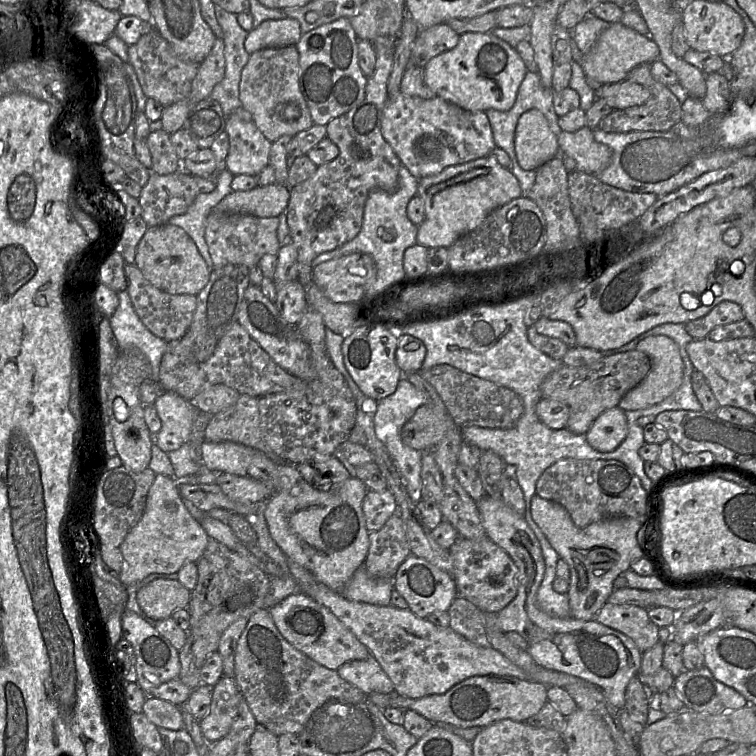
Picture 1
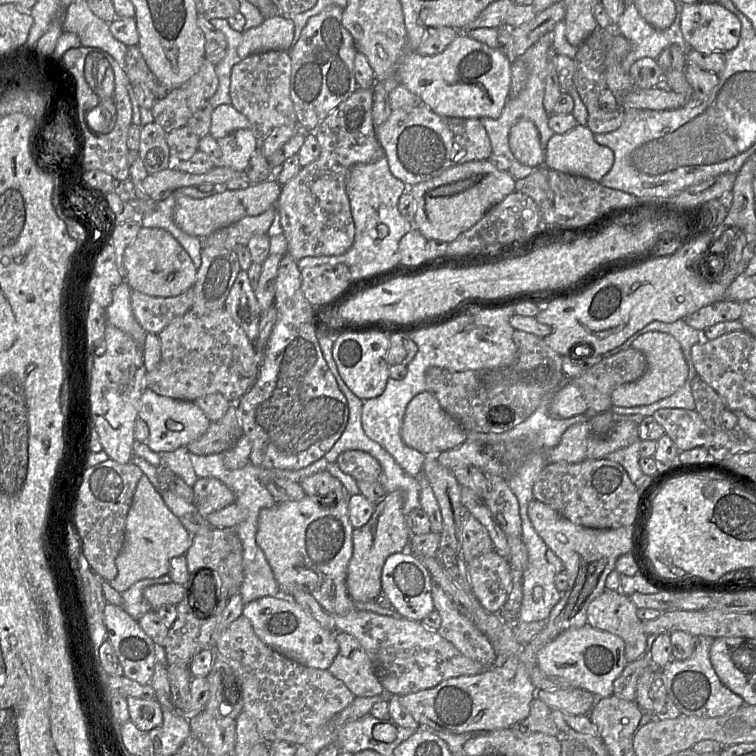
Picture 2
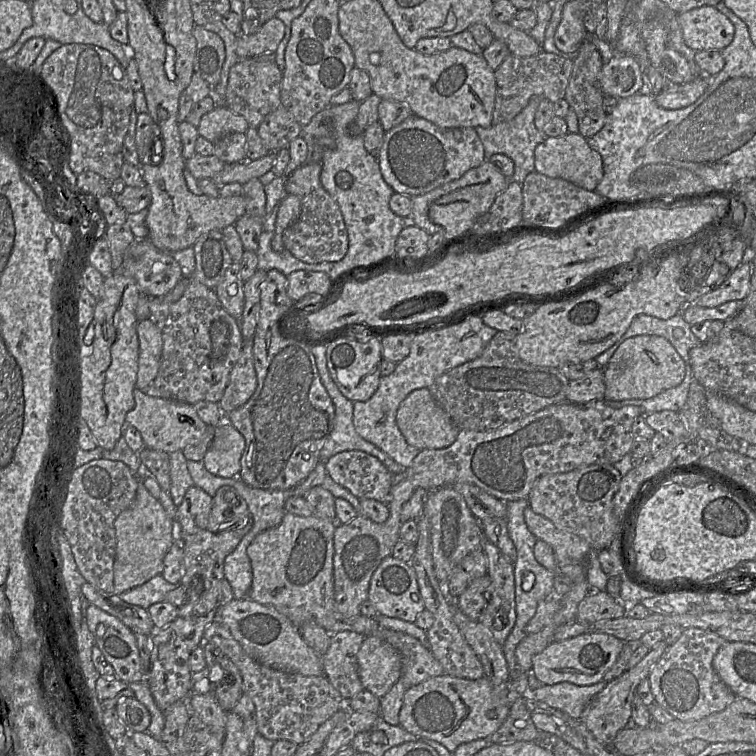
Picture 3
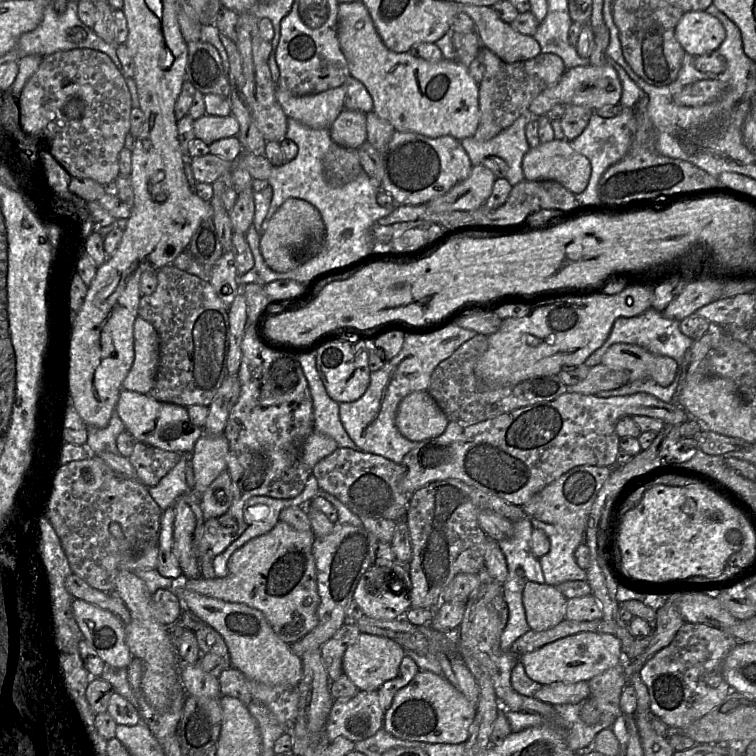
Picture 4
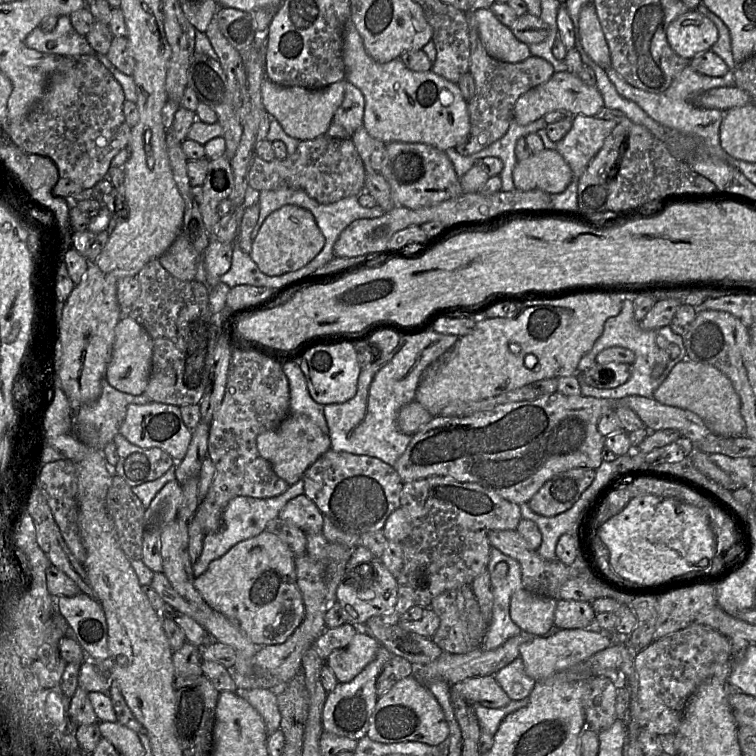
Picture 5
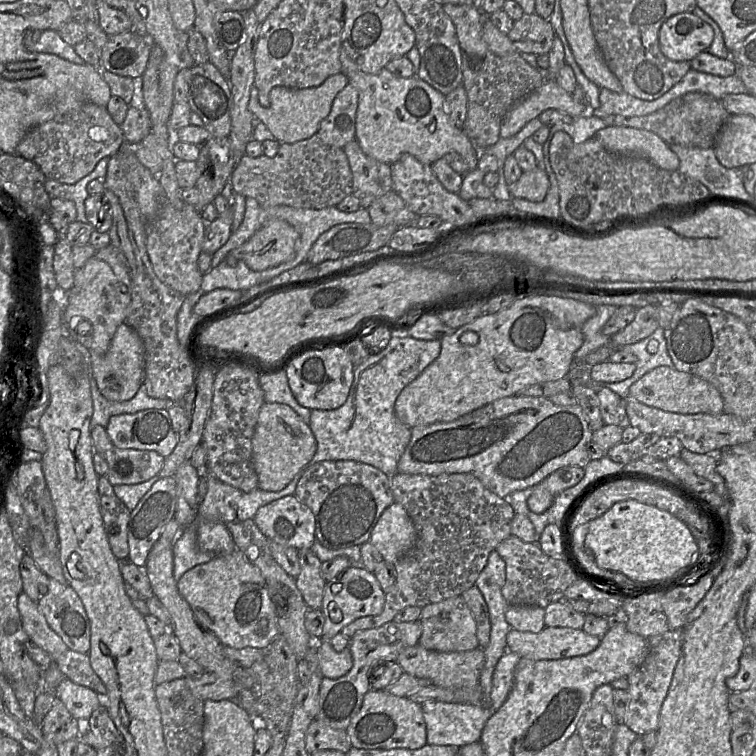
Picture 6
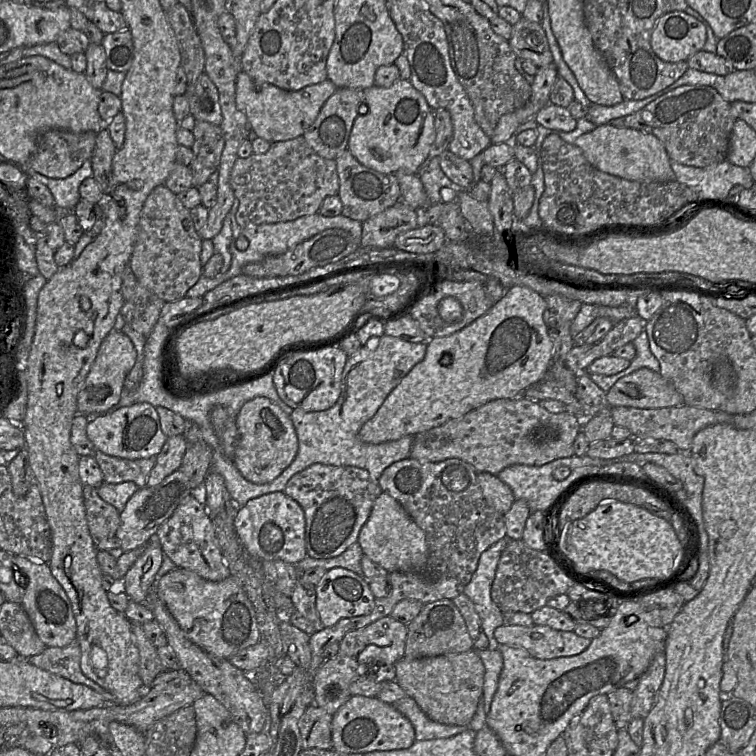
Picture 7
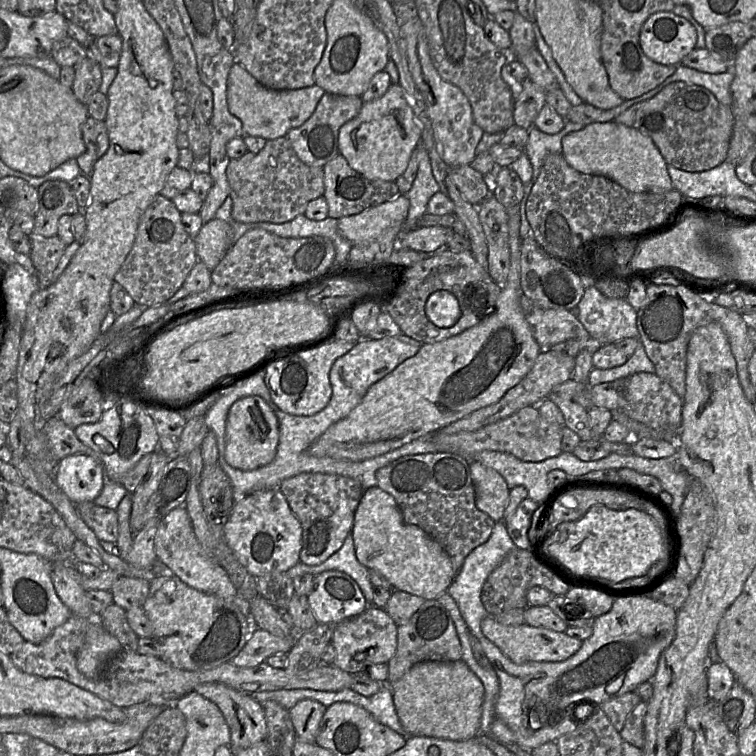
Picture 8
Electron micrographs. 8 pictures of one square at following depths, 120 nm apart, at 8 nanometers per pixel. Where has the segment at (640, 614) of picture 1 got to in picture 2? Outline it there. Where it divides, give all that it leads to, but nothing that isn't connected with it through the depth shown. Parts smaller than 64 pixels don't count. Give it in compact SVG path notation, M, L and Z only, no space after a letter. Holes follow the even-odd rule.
M607 589L587 608L588 625L622 638L628 663L647 651L648 636L642 629L642 621L637 617L637 609L628 596Z

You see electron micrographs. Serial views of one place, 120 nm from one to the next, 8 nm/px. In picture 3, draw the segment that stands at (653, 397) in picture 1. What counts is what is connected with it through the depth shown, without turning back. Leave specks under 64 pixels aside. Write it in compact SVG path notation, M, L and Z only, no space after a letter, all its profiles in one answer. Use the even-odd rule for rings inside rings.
M640 335L624 341L603 368L606 401L646 400L681 384L685 363L671 343L661 336Z

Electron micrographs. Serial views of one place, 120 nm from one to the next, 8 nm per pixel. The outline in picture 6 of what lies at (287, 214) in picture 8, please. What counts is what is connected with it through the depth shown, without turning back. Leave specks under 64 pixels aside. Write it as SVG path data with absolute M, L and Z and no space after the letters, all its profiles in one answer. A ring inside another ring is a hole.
M315 134L296 143L280 143L277 154L272 158L265 155L256 158L244 155L231 173L230 188L235 194L255 199L262 208L289 206L301 209L322 209L336 206L346 196L352 194L352 173L343 149L324 144Z

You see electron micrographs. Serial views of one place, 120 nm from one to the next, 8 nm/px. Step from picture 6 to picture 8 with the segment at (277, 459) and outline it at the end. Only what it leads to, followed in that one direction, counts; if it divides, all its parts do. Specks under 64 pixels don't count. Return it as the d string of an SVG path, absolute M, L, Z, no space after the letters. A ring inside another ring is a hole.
M259 396L243 397L230 407L226 419L225 460L237 469L250 471L270 464L276 456L279 422L269 404Z

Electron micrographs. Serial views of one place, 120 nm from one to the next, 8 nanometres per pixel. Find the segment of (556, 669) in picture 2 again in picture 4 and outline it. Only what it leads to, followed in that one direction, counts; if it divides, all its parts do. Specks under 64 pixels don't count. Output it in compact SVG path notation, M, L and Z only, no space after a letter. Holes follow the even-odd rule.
M581 632L559 639L519 657L527 676L543 685L555 682L588 682L604 671L622 664L622 645L612 634Z

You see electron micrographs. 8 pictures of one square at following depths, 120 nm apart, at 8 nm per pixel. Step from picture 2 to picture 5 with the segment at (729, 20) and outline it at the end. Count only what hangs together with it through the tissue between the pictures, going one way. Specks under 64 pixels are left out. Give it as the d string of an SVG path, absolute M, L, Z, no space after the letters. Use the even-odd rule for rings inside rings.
M690 9L668 25L666 37L679 56L692 59L710 50L718 39L718 30L709 18L696 9Z

